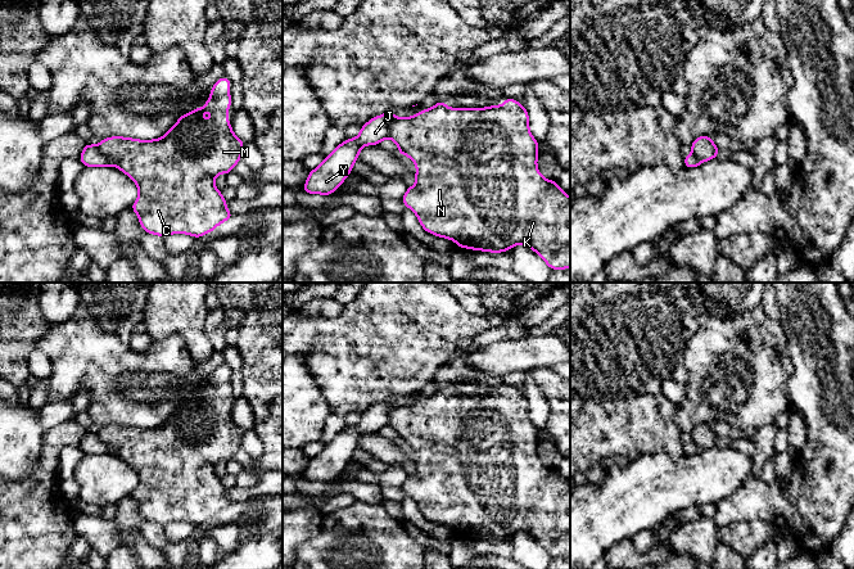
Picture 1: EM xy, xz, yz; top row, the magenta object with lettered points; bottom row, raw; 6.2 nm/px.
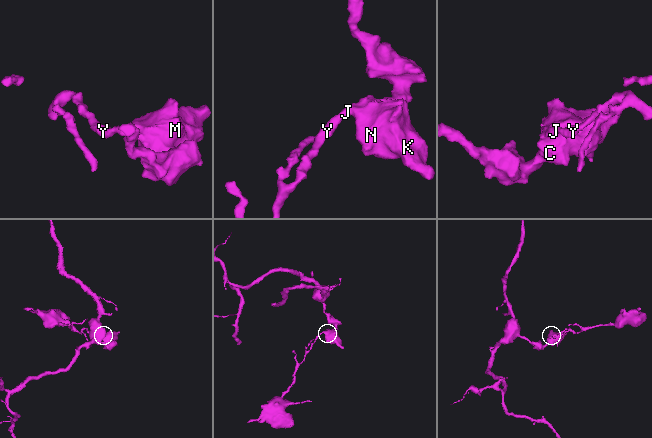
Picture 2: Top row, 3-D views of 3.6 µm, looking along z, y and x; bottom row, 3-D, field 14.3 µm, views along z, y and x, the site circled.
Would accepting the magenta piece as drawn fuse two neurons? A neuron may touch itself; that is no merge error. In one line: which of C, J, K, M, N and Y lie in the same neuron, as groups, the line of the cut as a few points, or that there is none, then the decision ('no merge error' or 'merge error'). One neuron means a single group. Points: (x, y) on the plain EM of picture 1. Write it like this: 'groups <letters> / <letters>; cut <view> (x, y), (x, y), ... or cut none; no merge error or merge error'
groups C K M N / J Y; cut xz (397, 405), (392, 410), (387, 424); merge error

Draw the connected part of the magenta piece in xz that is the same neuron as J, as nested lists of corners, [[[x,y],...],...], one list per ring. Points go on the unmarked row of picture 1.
[[[387,399],[371,406],[361,415],[360,423],[338,433],[324,450],[309,459],[302,477],[309,482],[333,482],[352,460],[353,451],[358,448],[360,438],[365,433],[376,433],[388,426],[389,415],[398,405]]]

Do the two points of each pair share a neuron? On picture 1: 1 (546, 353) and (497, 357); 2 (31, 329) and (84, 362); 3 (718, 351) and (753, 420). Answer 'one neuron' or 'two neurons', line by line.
1: one neuron
2: two neurons
3: one neuron

